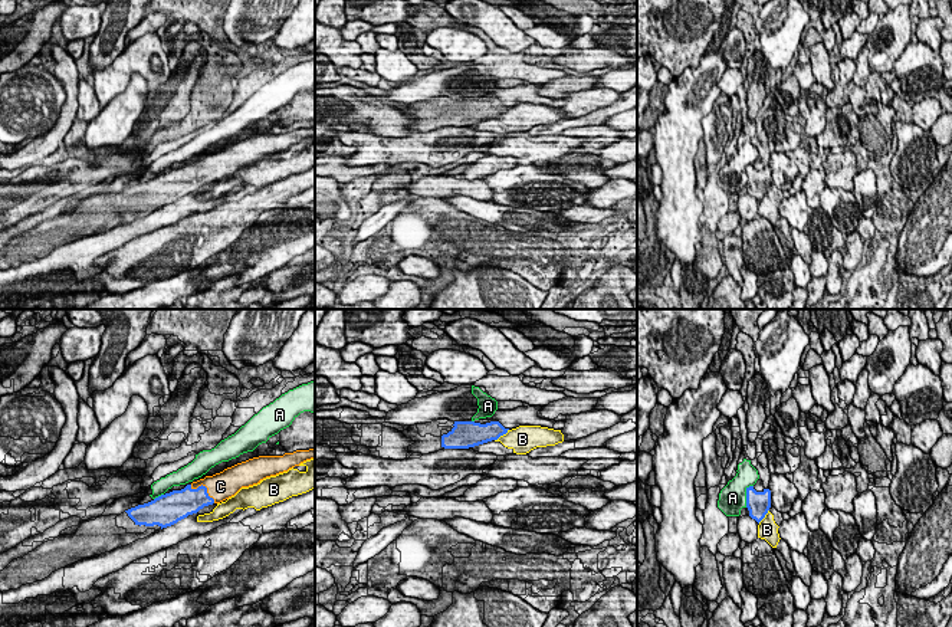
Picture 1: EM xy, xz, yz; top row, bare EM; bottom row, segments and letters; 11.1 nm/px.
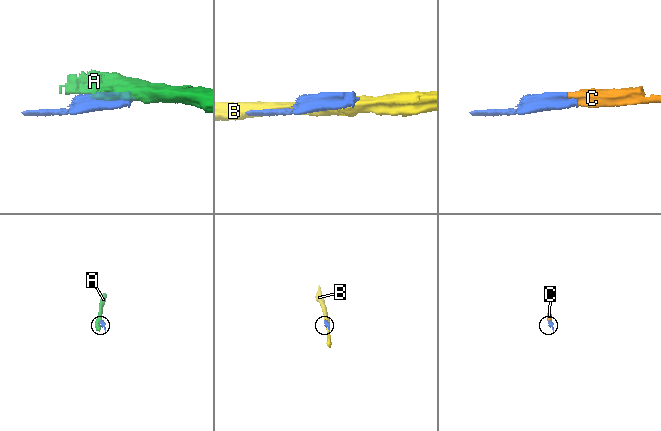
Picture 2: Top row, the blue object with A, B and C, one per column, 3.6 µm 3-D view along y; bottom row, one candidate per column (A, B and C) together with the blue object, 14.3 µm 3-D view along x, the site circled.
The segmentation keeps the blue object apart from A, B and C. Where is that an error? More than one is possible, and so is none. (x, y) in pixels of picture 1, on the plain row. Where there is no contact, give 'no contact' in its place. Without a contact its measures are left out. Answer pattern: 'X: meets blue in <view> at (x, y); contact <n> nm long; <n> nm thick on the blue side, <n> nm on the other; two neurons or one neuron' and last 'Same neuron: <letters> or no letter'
A: meets blue in yz at (747, 173); contact 260 nm long; 280 nm thick on the blue side, 320 nm on the other; two neurons
B: meets blue in xz at (502, 112); contact 200 nm long; 220 nm thick on the blue side, 300 nm on the other; two neurons
C: meets blue in xy at (206, 166); contact 340 nm long; 300 nm thick on the blue side, 320 nm on the other; one neuron
Same neuron: C

